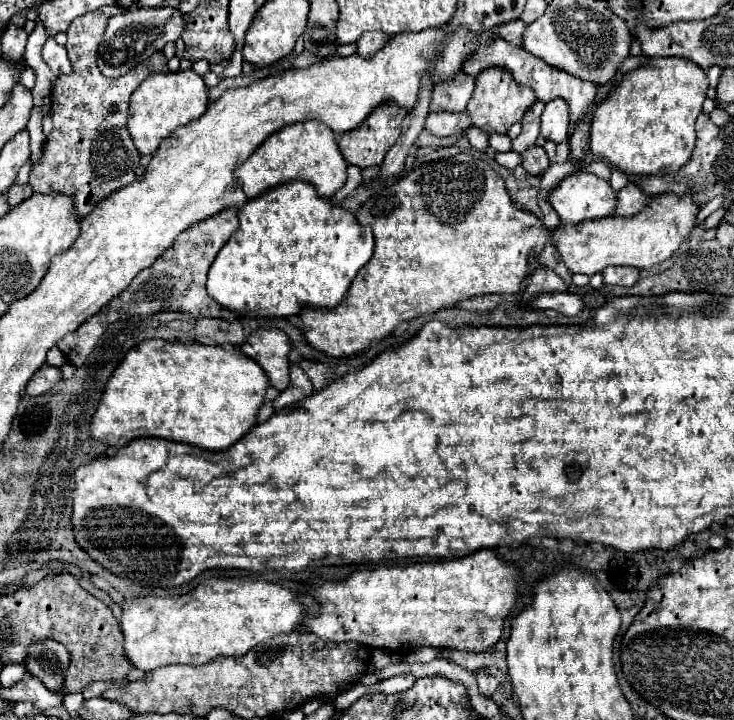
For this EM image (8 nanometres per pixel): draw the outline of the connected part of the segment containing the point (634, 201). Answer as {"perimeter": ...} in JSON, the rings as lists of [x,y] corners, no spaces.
{"perimeter":[[[634,182],[626,184],[620,192],[618,192],[618,208],[616,214],[618,216],[634,216],[638,212],[644,210],[644,206],[648,206],[650,196],[644,194],[640,190],[640,186],[636,186]]]}

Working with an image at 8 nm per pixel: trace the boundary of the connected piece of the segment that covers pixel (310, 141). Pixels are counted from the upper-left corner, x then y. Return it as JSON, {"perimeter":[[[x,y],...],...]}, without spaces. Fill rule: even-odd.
{"perimeter":[[[300,122],[290,124],[278,132],[274,132],[258,150],[236,168],[236,182],[244,190],[248,198],[256,198],[262,192],[268,192],[280,184],[288,184],[292,180],[310,182],[320,196],[330,198],[346,184],[348,164],[338,148],[334,132],[322,122]]]}

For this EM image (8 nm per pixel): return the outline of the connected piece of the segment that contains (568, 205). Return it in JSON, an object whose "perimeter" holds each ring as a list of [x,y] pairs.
{"perimeter":[[[578,170],[566,176],[560,186],[552,190],[548,200],[560,220],[578,224],[582,220],[596,220],[614,214],[616,190],[608,180],[586,170]]]}

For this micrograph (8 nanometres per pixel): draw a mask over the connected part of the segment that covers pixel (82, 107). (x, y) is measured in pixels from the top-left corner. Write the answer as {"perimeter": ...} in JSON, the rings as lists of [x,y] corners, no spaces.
{"perimeter":[[[102,6],[76,18],[66,30],[66,50],[72,62],[72,72],[60,76],[52,88],[54,130],[46,138],[42,160],[32,168],[28,182],[34,192],[62,192],[72,198],[78,218],[88,216],[92,208],[112,192],[132,184],[136,180],[134,170],[140,164],[140,154],[126,130],[128,100],[138,84],[134,84],[134,78],[128,76],[116,80],[104,78],[96,66],[106,22],[114,14],[122,14],[122,6]]]}

